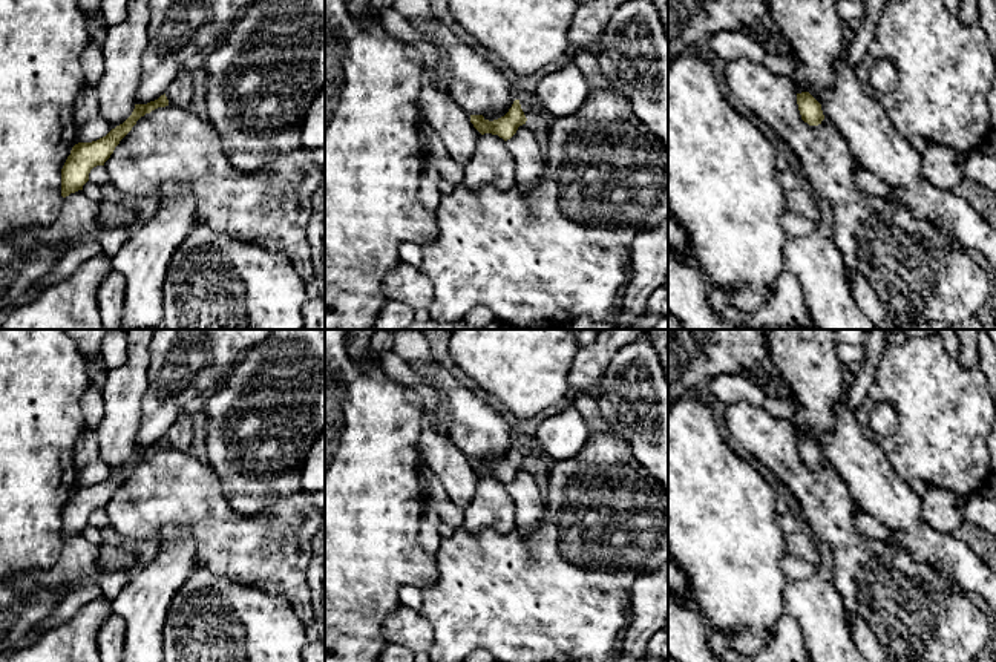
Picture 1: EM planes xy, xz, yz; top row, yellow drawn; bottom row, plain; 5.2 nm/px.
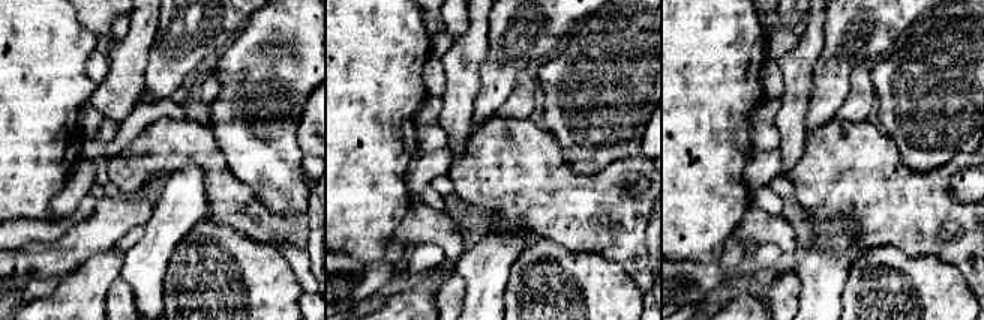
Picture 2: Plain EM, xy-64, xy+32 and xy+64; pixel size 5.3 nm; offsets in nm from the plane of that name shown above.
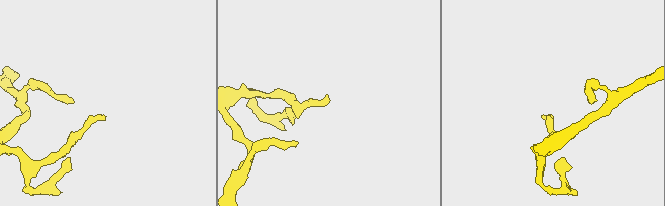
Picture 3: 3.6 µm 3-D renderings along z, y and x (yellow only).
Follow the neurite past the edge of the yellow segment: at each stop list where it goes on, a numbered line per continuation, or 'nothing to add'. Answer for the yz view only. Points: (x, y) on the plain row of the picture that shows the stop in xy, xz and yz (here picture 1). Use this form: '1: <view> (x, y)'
nothing to add

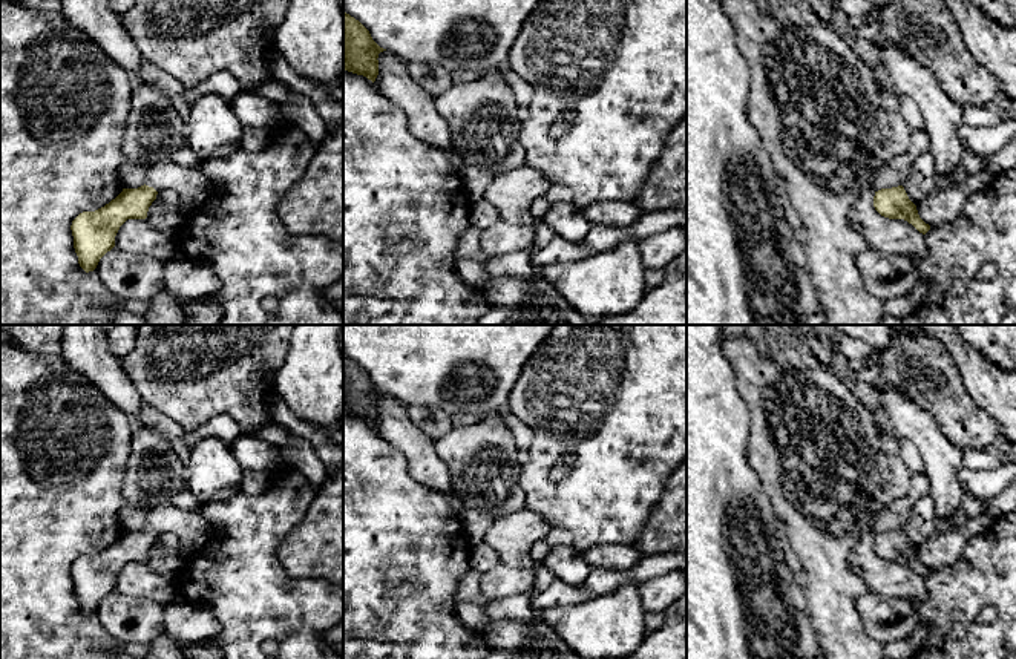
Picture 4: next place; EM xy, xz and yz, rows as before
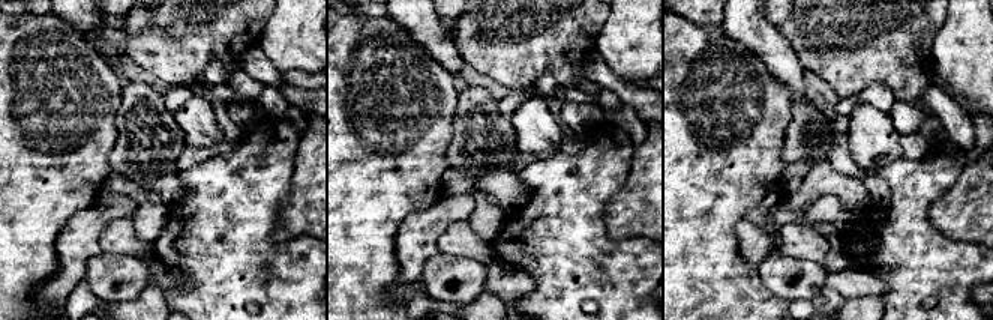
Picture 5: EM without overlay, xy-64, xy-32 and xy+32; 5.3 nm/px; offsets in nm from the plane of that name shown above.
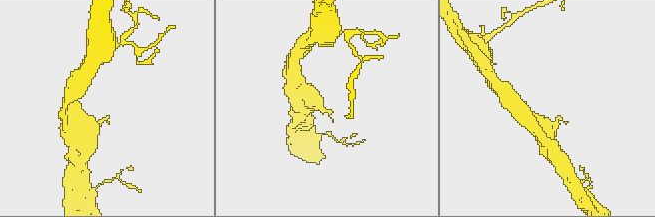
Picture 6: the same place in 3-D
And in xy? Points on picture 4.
1: xy (192, 529)

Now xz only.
nothing to add

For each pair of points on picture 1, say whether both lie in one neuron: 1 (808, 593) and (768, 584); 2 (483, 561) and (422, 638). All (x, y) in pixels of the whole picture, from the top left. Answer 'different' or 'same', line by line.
1: different
2: different

